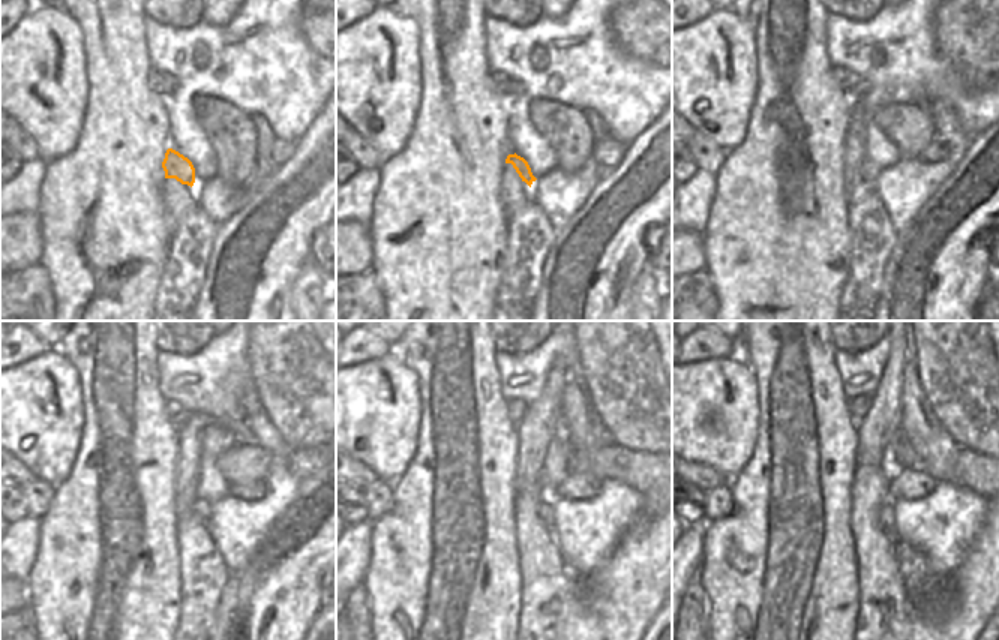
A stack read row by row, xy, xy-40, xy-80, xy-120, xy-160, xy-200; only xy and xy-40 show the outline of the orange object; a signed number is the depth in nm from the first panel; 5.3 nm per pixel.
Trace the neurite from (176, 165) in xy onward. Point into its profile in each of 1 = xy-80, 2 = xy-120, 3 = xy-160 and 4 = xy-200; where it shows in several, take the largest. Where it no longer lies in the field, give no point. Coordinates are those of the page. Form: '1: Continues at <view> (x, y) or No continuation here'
1: Continues at xy-80 (870, 171)
2: Continues at xy-120 (200, 507)
3: Continues at xy-160 (545, 511)
4: Continues at xy-200 (885, 514)

